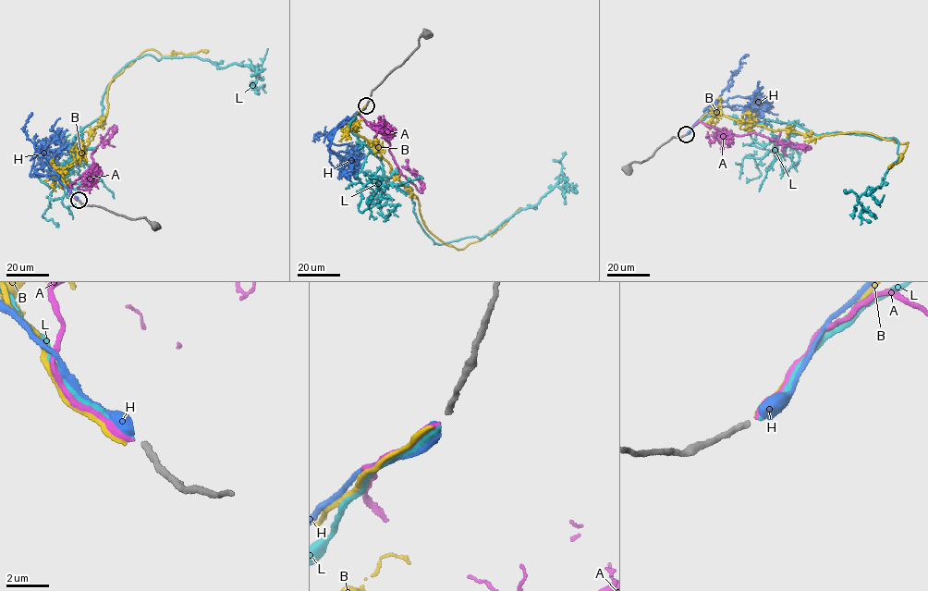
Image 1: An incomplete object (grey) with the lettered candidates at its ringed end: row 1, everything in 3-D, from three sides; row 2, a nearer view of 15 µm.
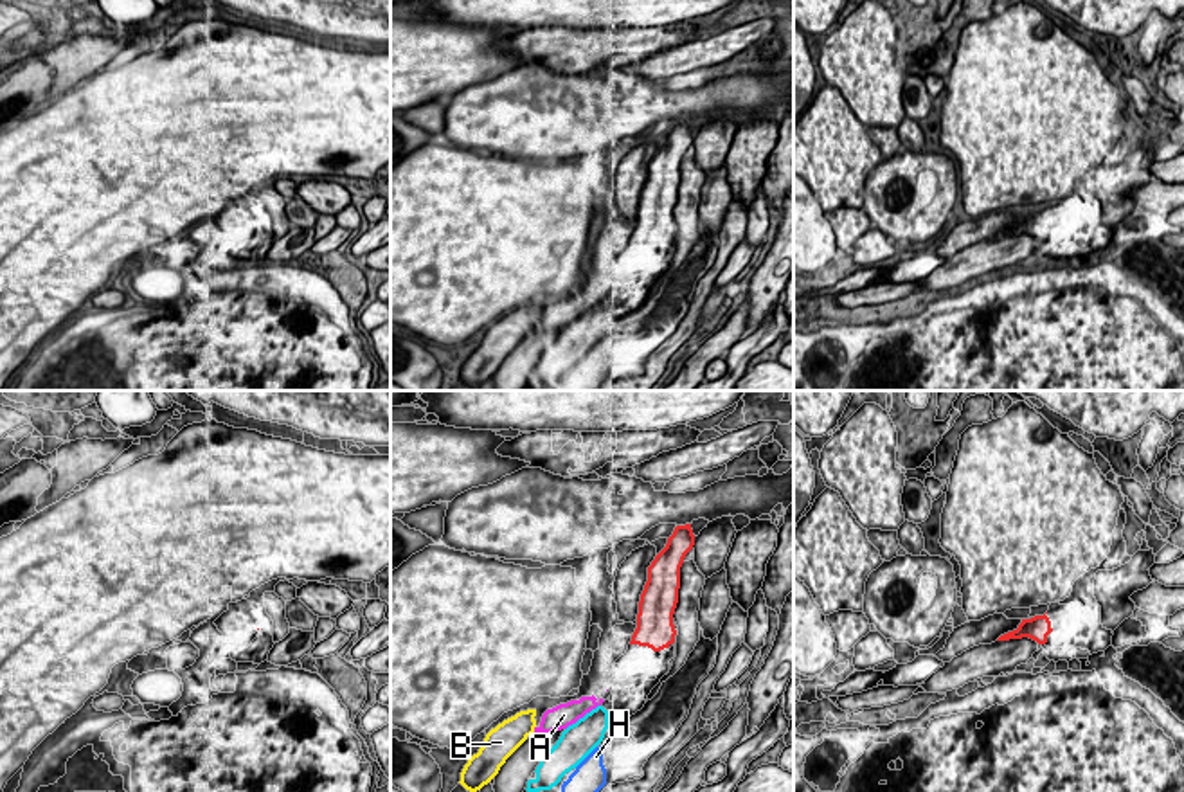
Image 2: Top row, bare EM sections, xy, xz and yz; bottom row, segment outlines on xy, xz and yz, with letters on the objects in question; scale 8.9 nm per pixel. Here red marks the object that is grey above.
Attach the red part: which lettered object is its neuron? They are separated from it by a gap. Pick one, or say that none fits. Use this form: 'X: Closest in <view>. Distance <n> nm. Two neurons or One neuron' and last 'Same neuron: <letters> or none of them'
A: Closest in xz. Distance 460 nm. Two neurons
B: Closest in xz. Distance 1050 nm. Two neurons
H: Closest in xz. Distance 950 nm. Two neurons
L: Closest in xz. Distance 600 nm. One neuron
Same neuron: L

